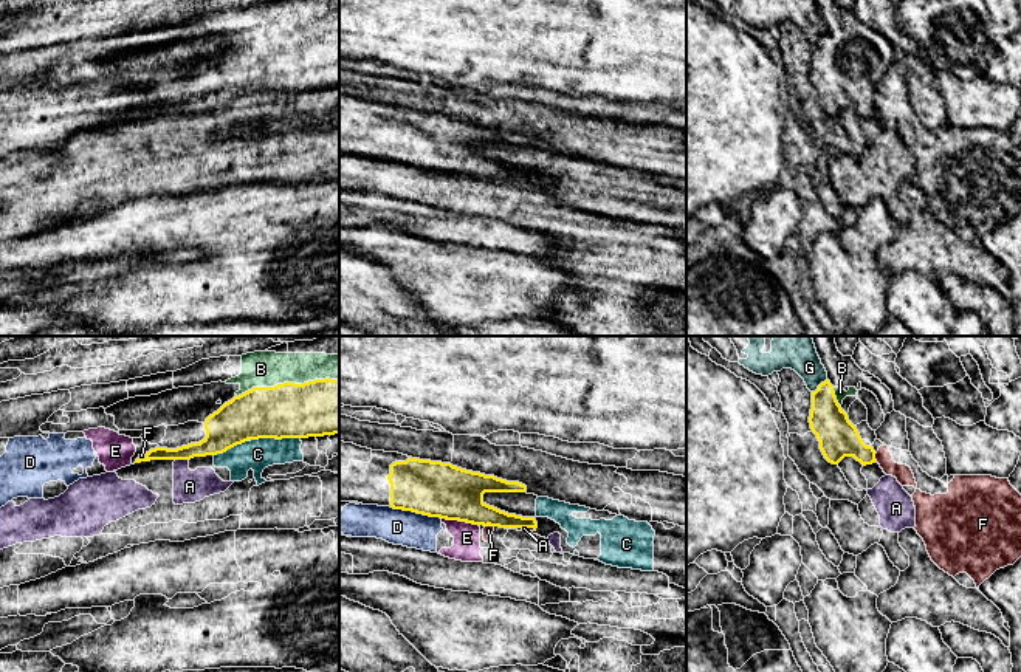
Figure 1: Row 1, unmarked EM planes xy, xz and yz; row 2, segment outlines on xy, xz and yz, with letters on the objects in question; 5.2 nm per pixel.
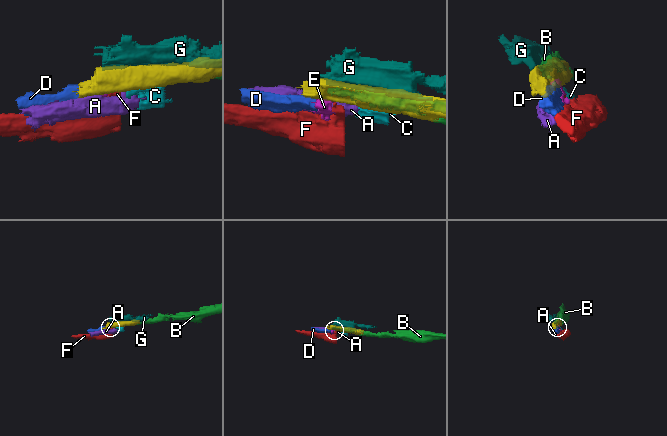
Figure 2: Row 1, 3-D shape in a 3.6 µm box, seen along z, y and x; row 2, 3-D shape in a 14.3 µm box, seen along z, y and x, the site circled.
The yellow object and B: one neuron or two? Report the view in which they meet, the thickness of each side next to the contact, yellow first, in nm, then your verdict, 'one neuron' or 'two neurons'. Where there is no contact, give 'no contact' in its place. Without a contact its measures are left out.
contact in xy; calibres 300 and 190 nm; one neuron

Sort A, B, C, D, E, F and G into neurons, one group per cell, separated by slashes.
A C / B / D E F / G

